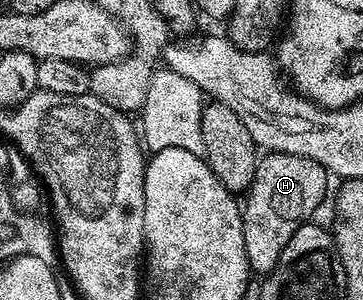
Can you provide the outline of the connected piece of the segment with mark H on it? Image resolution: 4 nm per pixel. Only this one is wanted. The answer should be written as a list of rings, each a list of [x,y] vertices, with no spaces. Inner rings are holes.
[[[280,151],[264,154],[255,170],[251,187],[245,192],[242,204],[243,232],[245,233],[245,257],[256,276],[265,277],[281,261],[289,237],[297,233],[303,223],[323,203],[327,191],[329,172],[317,161],[300,155],[290,155]]]

